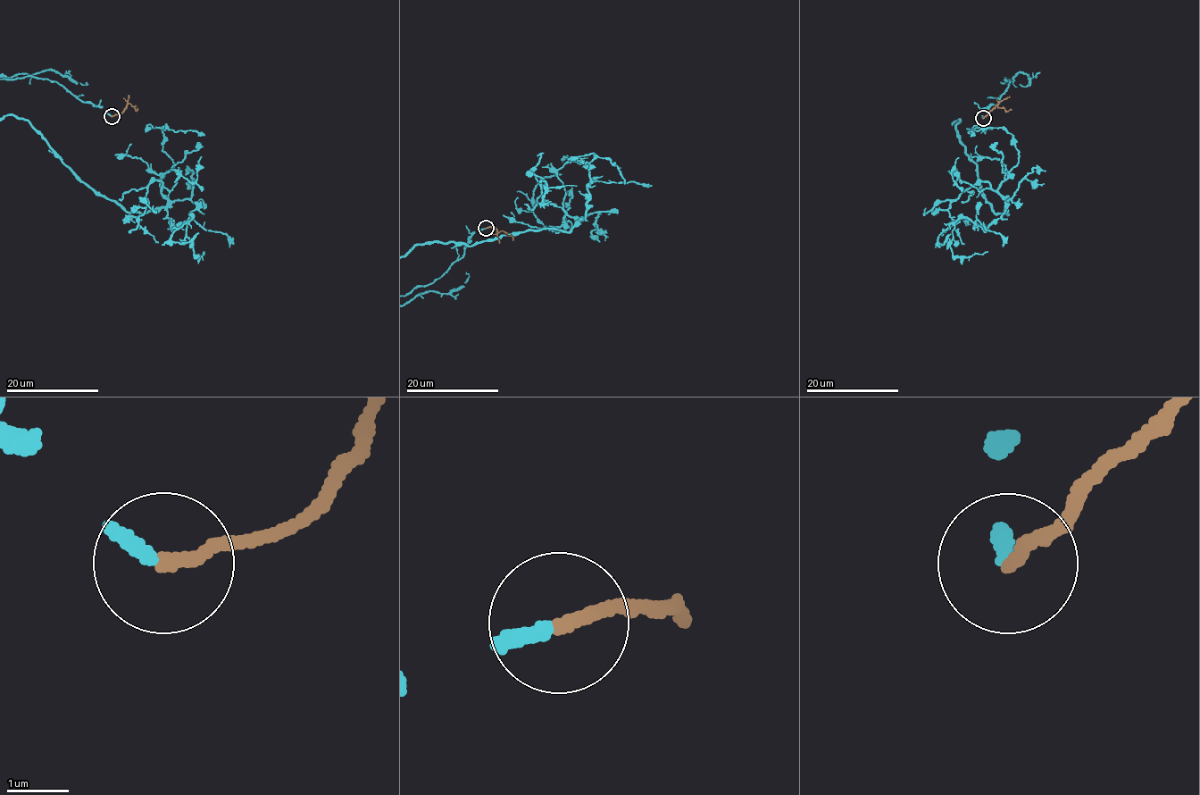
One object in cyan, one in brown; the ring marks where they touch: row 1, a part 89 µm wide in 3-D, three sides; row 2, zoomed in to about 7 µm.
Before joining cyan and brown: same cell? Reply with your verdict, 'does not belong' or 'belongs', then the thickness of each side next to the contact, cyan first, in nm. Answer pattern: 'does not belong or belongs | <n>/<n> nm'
belongs | 240/200 nm

